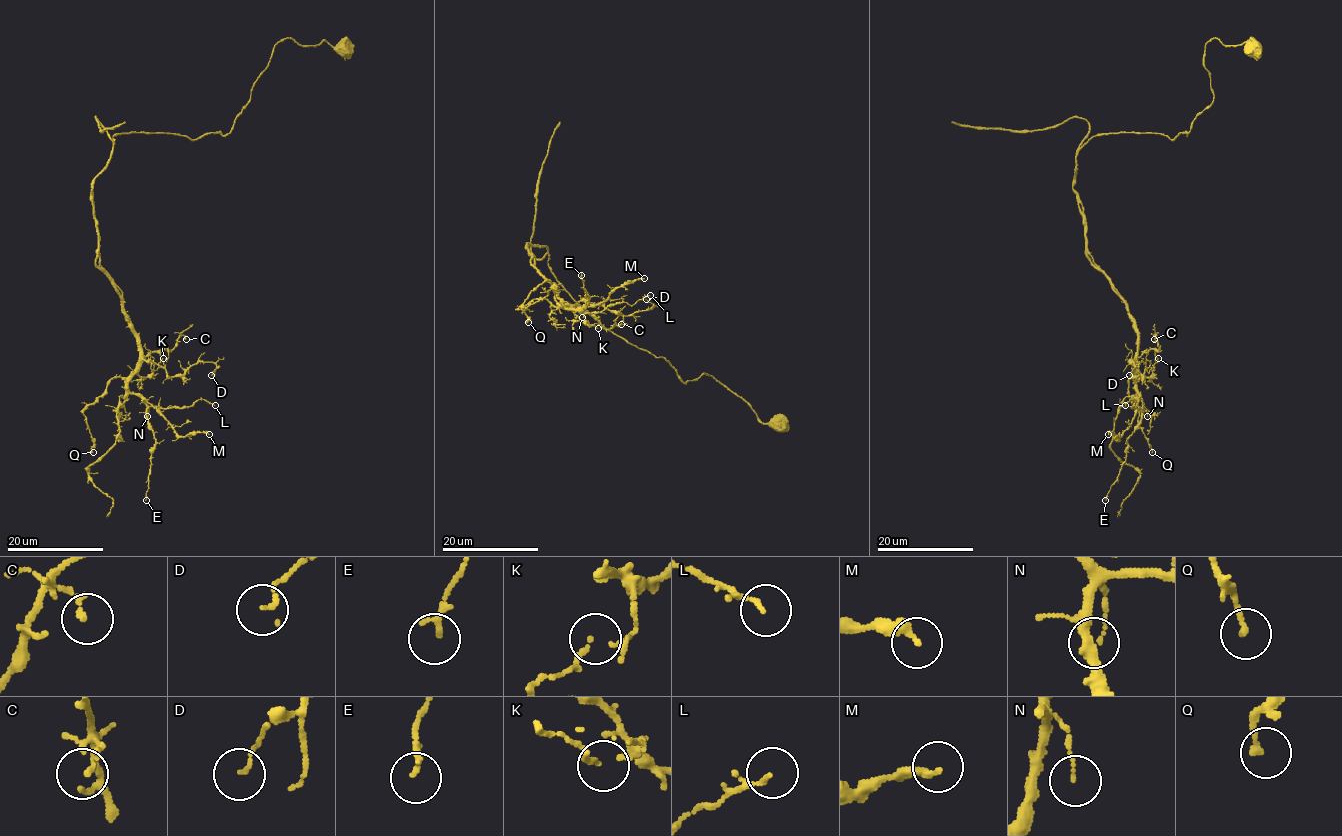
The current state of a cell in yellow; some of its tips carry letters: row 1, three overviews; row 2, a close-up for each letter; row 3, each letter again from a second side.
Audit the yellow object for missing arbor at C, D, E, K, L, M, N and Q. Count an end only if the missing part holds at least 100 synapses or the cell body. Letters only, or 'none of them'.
none of them

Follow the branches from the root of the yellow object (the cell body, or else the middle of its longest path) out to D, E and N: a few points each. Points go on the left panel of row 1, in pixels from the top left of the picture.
D: (342, 48), (282, 39), (227, 134), (118, 133), (94, 180), (99, 267), (139, 355), (211, 375)
E: (342, 48), (282, 39), (224, 135), (112, 138), (93, 216), (139, 346), (128, 389), (156, 440), (146, 500)
N: (342, 48), (282, 39), (224, 135), (112, 138), (93, 185), (99, 267), (139, 346), (128, 389), (147, 416)

